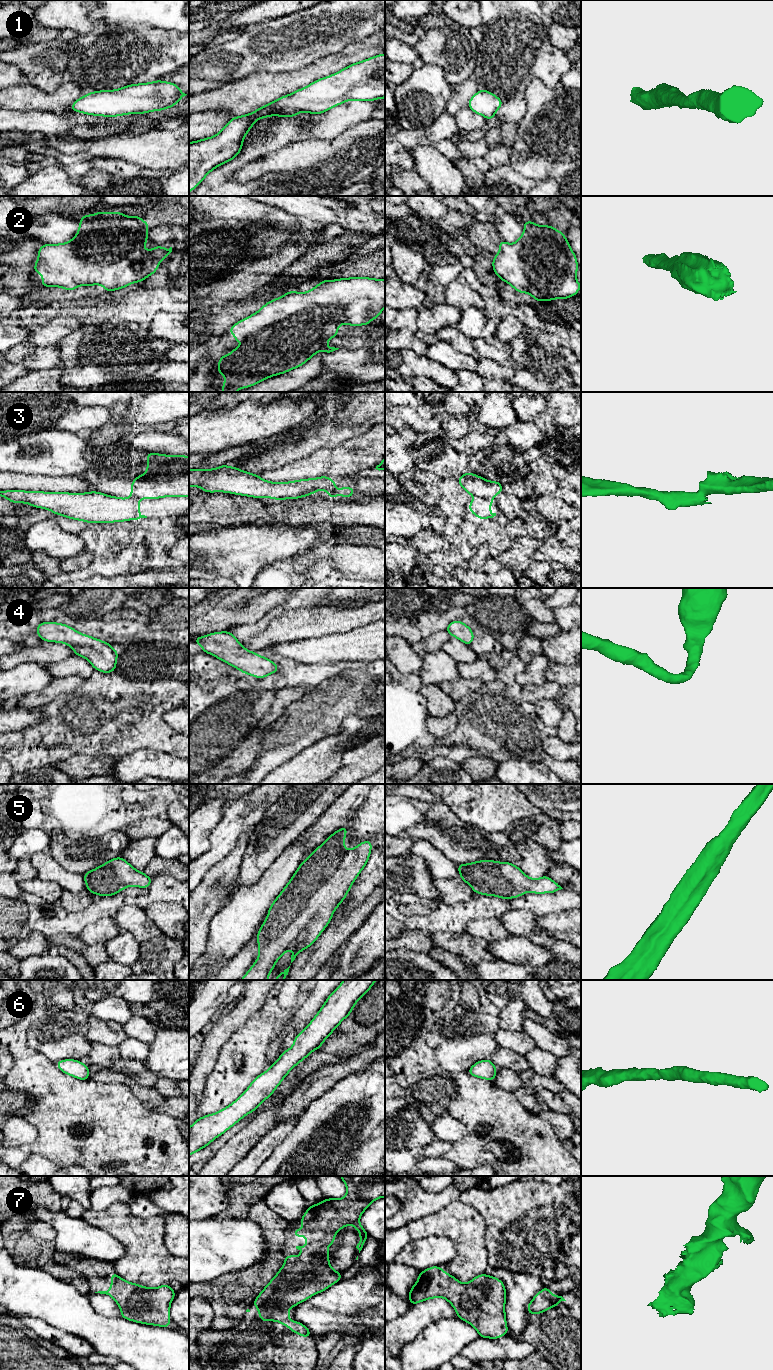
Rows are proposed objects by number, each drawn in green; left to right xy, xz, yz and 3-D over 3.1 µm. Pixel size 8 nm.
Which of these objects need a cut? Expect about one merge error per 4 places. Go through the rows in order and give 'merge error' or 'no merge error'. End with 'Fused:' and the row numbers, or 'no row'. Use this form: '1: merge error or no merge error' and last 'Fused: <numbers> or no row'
1: no merge error
2: no merge error
3: merge error
4: no merge error
5: no merge error
6: no merge error
7: no merge error
Fused: 3

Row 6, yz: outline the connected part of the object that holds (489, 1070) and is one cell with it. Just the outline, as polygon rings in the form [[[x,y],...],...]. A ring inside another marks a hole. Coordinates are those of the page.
[[[484,1059],[476,1062],[473,1066],[468,1069],[468,1073],[477,1078],[483,1078],[488,1081],[493,1081],[497,1072],[496,1066],[491,1062],[490,1059]]]

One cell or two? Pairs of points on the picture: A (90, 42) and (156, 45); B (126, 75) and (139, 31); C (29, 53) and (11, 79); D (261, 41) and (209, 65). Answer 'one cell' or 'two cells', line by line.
A: one cell
B: one cell
C: two cells
D: one cell

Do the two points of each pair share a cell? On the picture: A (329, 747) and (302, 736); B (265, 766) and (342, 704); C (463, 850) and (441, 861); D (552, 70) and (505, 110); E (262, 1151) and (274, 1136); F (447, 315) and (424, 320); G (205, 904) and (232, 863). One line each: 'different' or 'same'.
A: different
B: same
C: different
D: different
E: same
F: same
G: same

